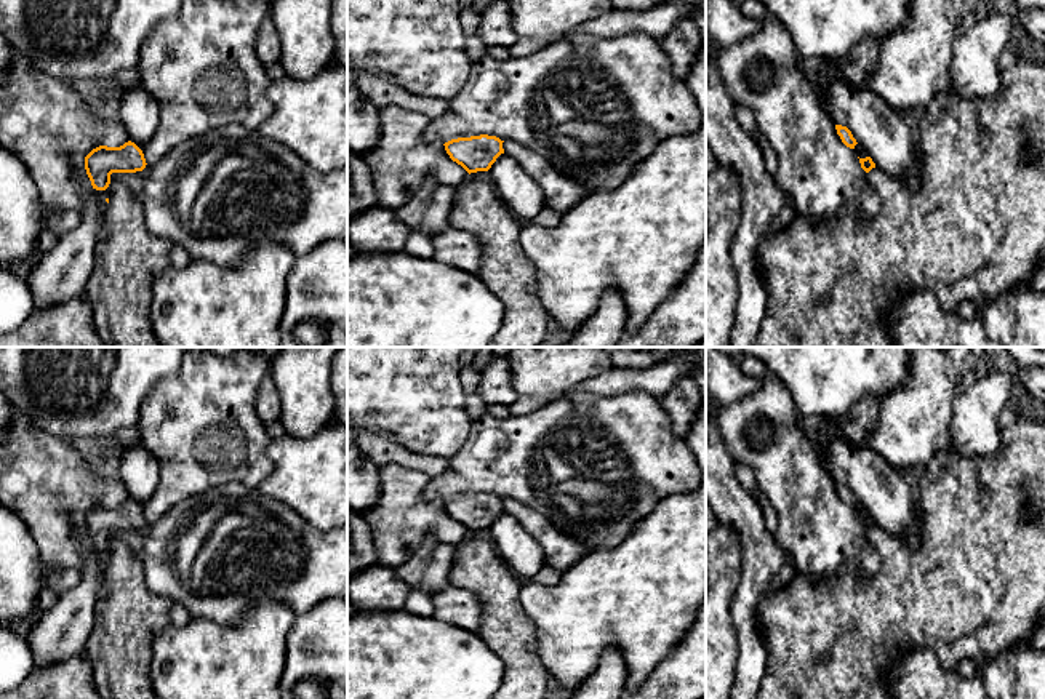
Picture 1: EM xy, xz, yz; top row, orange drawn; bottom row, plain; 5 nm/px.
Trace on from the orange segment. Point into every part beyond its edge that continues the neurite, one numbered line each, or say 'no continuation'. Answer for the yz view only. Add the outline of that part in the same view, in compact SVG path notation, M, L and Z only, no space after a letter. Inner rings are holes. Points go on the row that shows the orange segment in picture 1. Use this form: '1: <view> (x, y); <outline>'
no continuation

